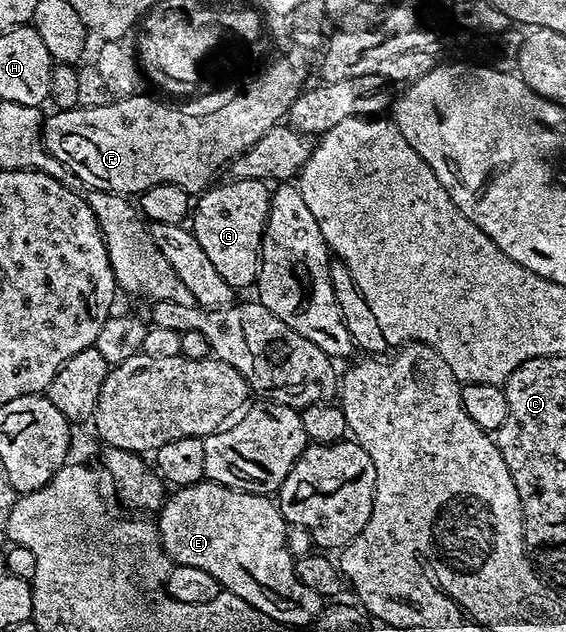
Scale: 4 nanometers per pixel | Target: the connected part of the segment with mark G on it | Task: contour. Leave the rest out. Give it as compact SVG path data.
M231 178L228 181L228 184L211 186L216 188L208 187L198 197L189 227L197 242L201 242L201 250L205 250L209 262L213 262L217 274L225 278L228 286L236 290L250 289L258 278L262 236L270 213L272 189L262 180Z

